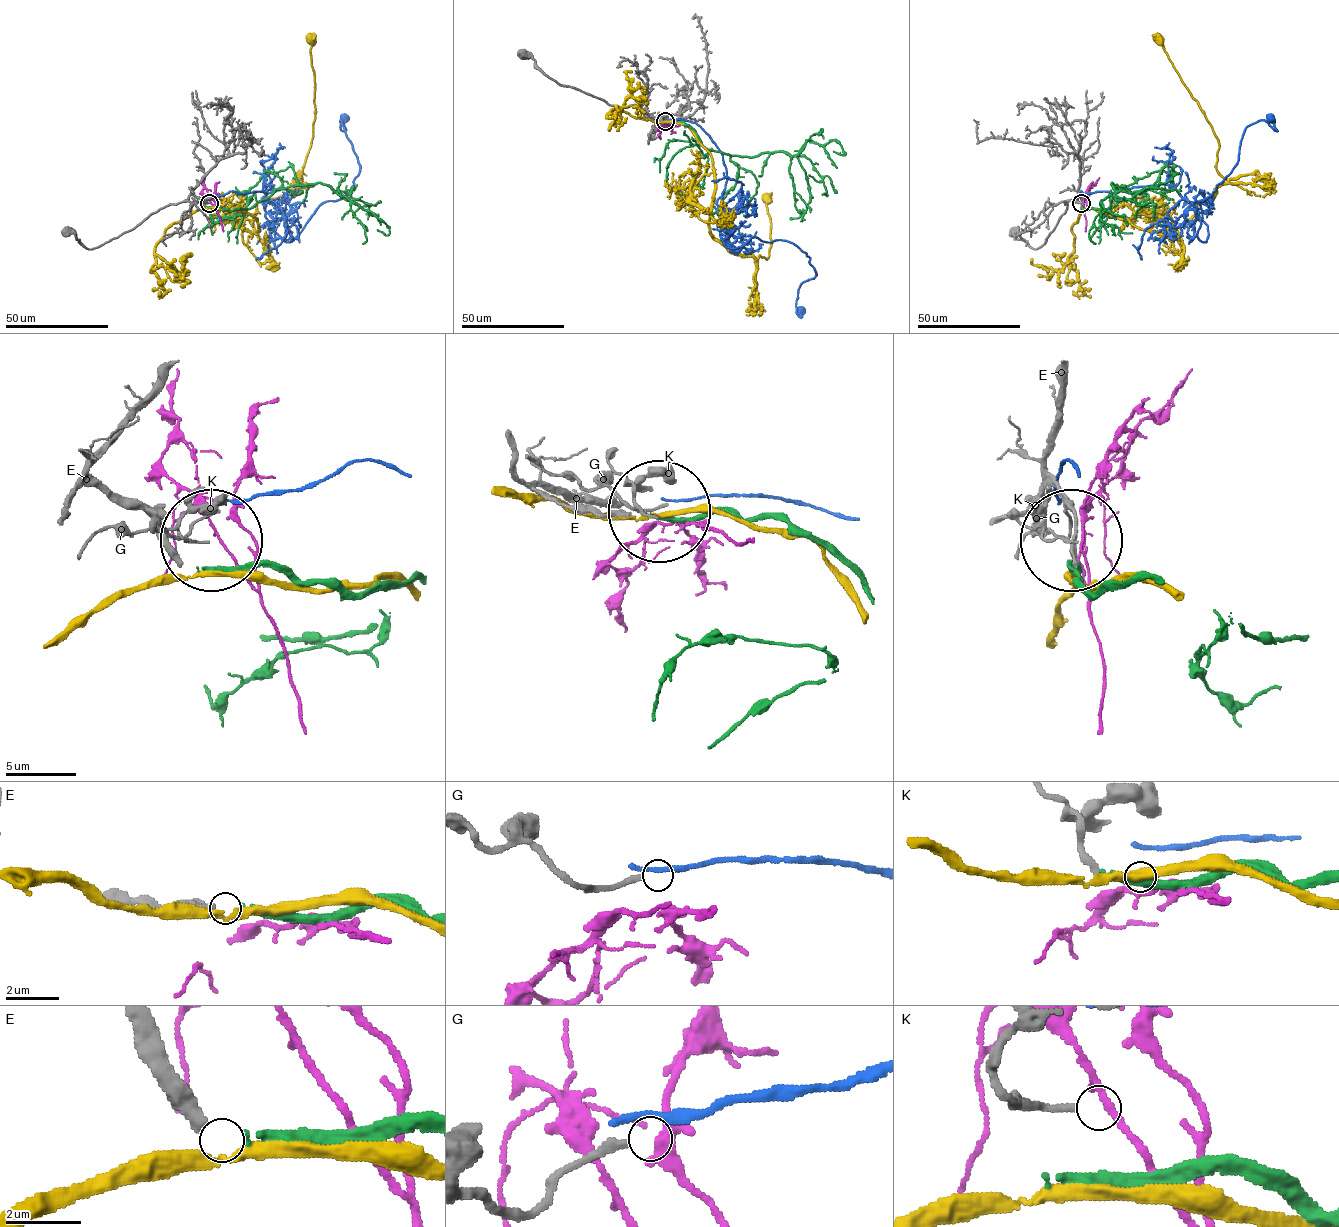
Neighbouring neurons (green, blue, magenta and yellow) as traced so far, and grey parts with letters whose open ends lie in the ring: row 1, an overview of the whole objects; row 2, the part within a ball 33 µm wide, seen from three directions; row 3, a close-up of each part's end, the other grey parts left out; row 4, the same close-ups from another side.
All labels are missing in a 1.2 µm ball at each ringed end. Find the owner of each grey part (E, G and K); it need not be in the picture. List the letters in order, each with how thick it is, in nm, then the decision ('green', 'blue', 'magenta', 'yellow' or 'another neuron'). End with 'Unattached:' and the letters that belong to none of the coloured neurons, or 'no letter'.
E: 320 nm | green
G: 220 nm | another neuron
K: 190 nm | another neuron
Unattached: G, K

